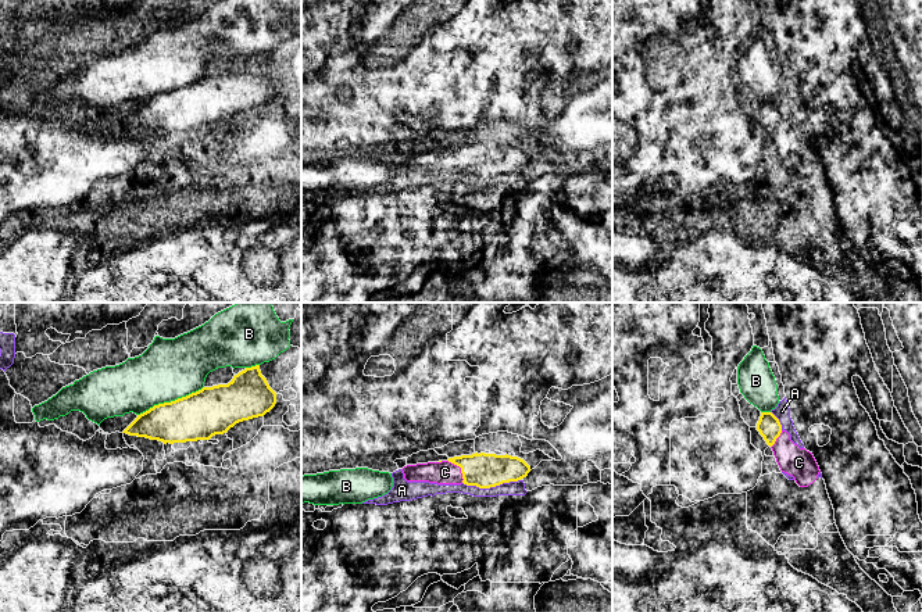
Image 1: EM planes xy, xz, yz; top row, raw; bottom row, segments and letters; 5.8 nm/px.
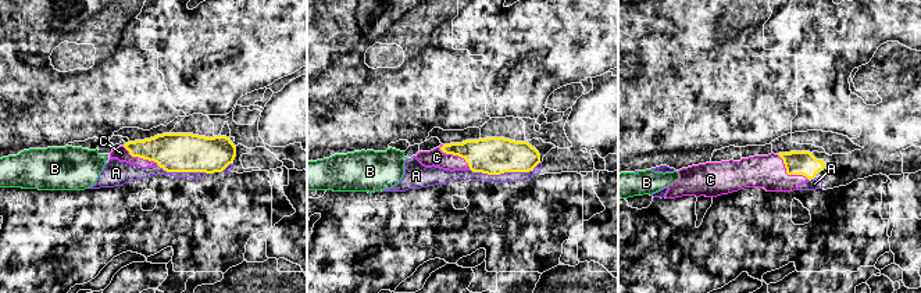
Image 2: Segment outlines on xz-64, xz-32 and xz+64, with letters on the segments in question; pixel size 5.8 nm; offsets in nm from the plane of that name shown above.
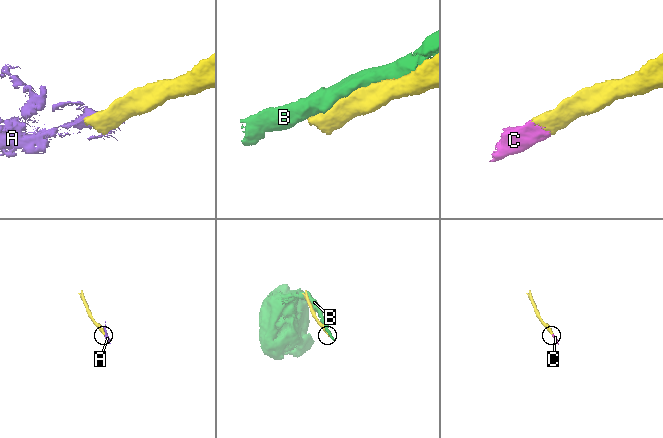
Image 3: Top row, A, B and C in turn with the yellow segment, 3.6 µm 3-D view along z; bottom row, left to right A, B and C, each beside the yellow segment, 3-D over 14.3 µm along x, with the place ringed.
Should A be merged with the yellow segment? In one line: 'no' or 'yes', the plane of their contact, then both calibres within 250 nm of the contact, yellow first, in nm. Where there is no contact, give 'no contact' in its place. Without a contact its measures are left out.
no; meets yellow in xz; 200 nm thick on the yellow side, 80 nm on the other

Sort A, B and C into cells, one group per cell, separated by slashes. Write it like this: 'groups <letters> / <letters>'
groups A B / C

